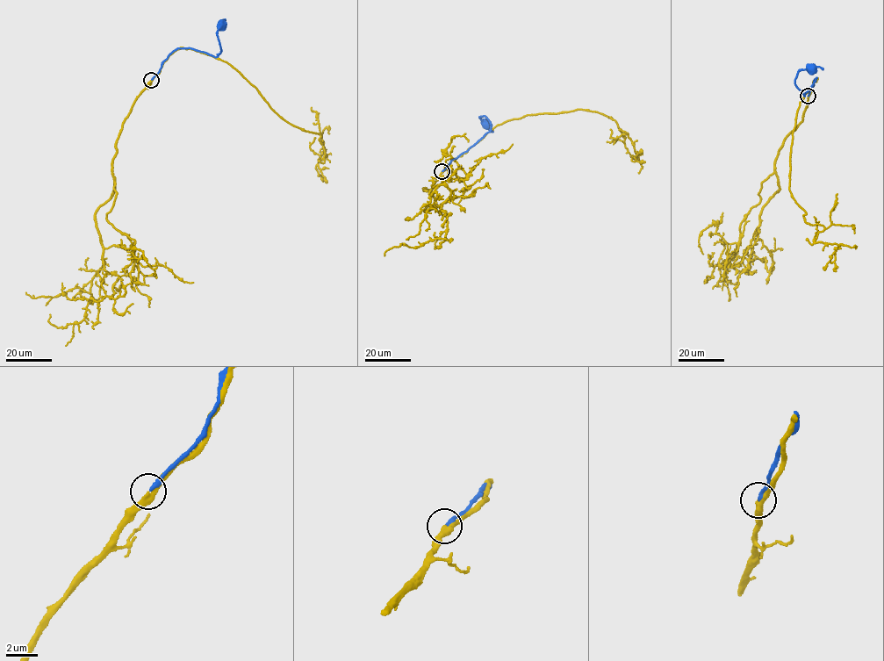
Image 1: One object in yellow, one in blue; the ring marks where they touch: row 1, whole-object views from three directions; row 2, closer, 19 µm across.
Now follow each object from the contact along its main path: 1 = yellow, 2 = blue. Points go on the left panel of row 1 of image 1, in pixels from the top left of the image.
1: (151, 79), (123, 124), (113, 193), (95, 217), (114, 292), (89, 299), (65, 328), (50, 314)
2: (151, 79), (167, 56), (180, 48), (193, 48), (216, 57), (221, 50), (217, 34), (220, 25)

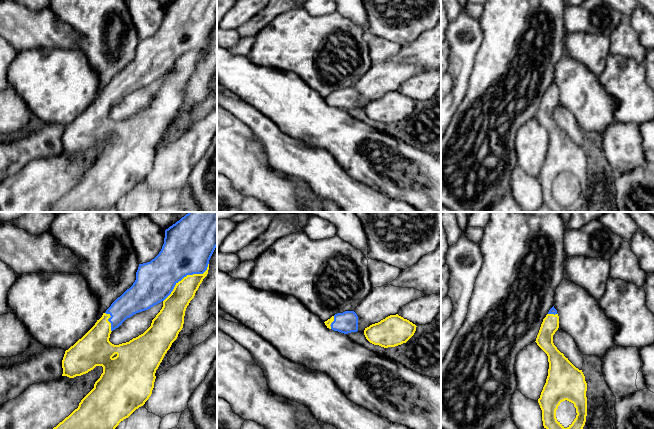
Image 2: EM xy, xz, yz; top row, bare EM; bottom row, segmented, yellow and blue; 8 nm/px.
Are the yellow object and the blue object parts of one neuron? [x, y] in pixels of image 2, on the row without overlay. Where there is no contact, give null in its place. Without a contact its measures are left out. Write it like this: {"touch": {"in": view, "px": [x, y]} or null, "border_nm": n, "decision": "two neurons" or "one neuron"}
{"touch": {"in": "xy", "px": [186, 52]}, "border_nm": 480, "decision": "one neuron"}

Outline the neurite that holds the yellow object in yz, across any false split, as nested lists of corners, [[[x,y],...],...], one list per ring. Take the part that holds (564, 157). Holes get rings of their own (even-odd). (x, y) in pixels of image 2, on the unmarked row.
[[[554,82],[549,86],[546,93],[543,95],[539,109],[536,114],[537,121],[547,130],[549,145],[546,159],[541,168],[538,179],[542,186],[542,197],[543,202],[554,212],[578,212],[580,207],[583,205],[586,192],[587,192],[587,159],[582,146],[576,144],[569,136],[561,129],[553,119],[553,111],[559,104],[559,92]],[[563,177],[569,177],[574,180],[576,184],[576,194],[565,204],[556,194],[556,186]]]

